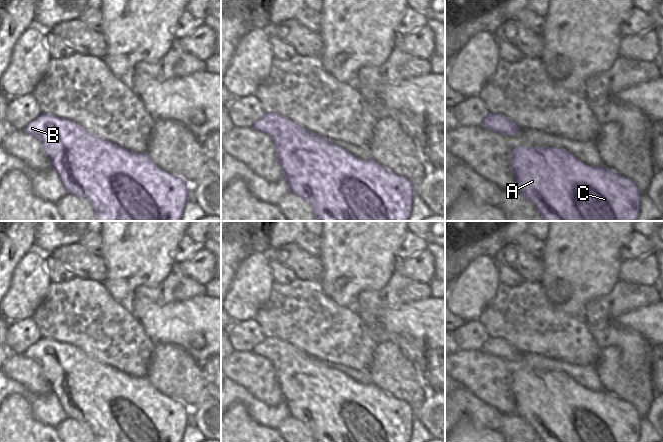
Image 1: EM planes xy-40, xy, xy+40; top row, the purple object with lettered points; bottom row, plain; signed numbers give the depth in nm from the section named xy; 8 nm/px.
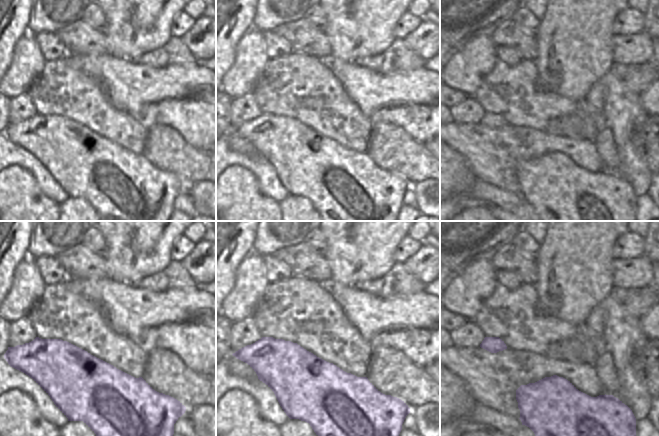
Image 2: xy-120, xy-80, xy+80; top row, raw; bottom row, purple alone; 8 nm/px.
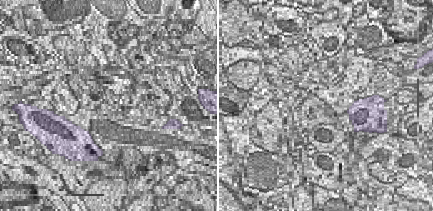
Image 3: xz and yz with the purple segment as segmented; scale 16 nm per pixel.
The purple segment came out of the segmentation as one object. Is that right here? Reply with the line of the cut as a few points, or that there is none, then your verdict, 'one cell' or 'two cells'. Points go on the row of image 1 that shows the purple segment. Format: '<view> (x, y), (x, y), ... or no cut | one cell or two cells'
no cut | one cell

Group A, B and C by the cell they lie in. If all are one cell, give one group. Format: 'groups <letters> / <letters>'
groups A B C

